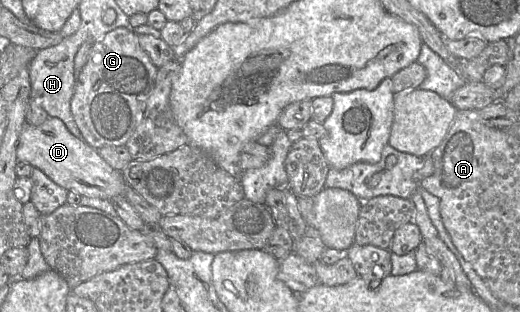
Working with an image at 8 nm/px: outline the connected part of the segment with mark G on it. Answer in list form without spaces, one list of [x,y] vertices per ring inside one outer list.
[[[130,27],[116,28],[92,45],[87,62],[76,75],[70,103],[73,119],[89,146],[96,150],[105,146],[125,146],[145,110],[146,102],[155,85],[157,71],[158,67],[141,48],[138,35]]]

